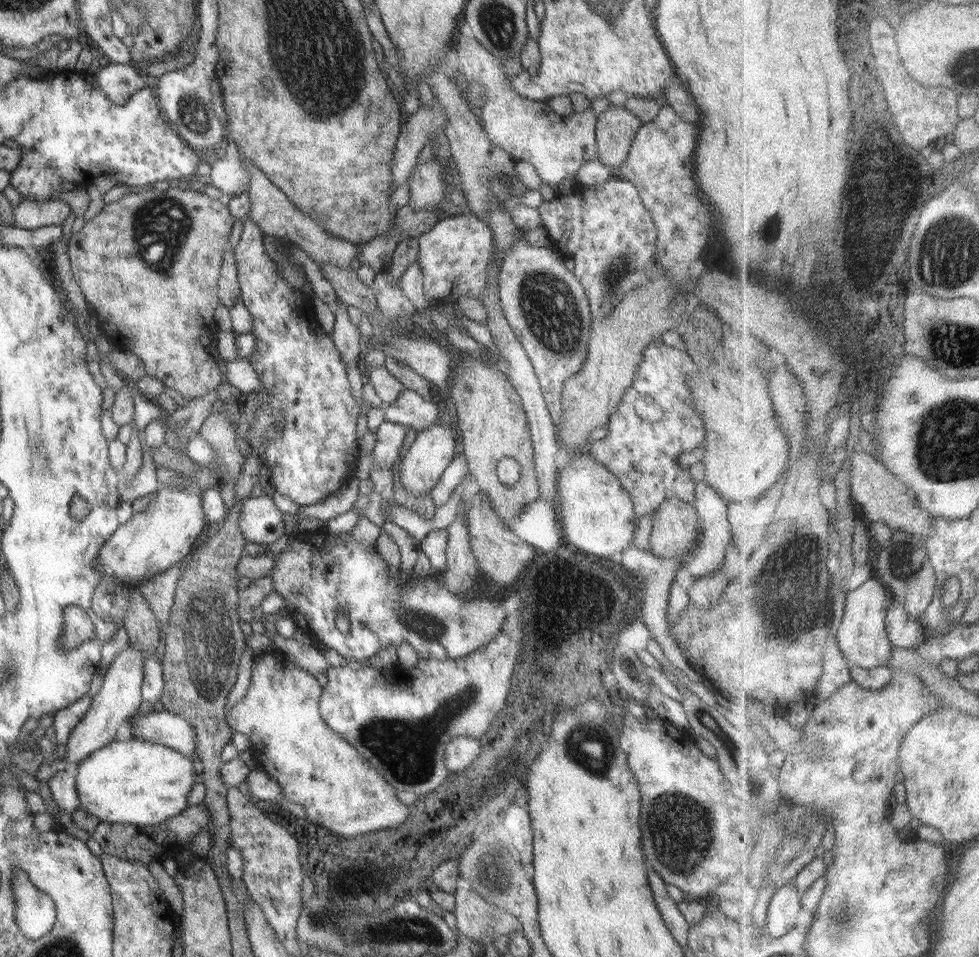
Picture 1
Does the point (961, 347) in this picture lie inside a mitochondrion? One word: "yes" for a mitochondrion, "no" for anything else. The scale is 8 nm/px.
yes

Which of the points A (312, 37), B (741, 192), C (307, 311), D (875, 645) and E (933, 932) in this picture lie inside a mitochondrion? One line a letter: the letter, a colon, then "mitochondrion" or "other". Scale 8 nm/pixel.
A: mitochondrion
B: other
C: other
D: other
E: other

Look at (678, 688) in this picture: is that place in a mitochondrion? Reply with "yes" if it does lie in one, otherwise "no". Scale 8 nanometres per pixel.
no

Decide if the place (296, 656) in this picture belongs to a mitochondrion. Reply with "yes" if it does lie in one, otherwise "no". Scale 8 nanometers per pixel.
no

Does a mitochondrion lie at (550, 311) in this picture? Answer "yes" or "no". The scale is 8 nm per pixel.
yes

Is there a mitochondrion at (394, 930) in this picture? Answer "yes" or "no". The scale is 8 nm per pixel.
yes

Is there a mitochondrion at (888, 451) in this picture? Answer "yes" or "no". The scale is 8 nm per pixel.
no

